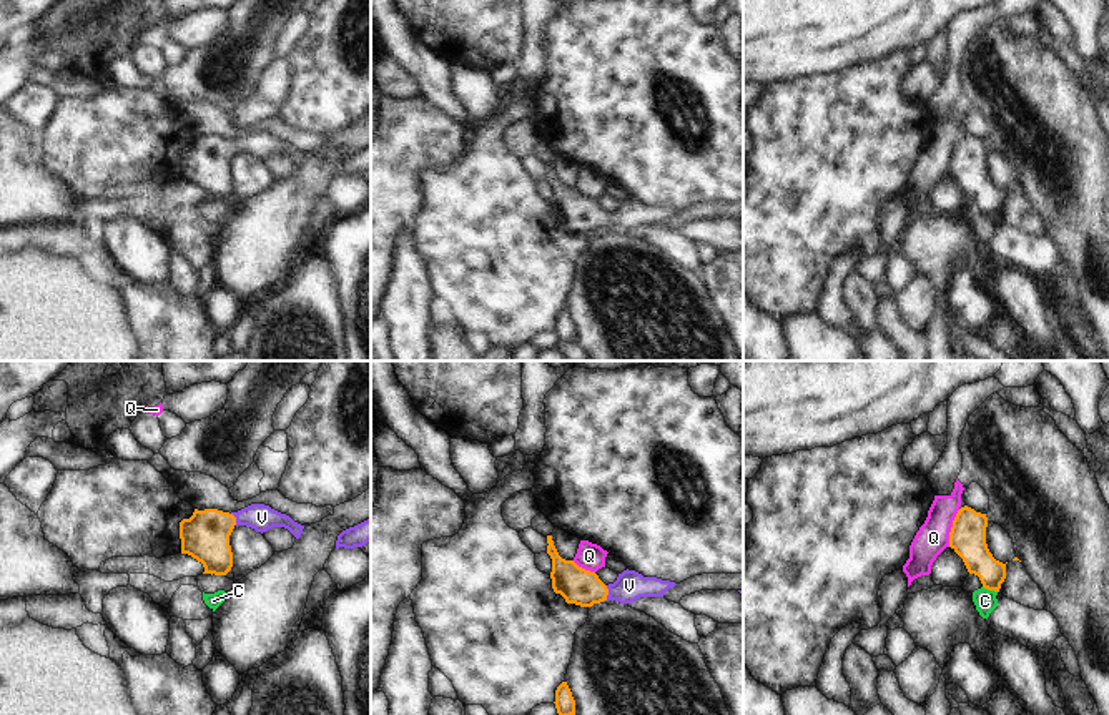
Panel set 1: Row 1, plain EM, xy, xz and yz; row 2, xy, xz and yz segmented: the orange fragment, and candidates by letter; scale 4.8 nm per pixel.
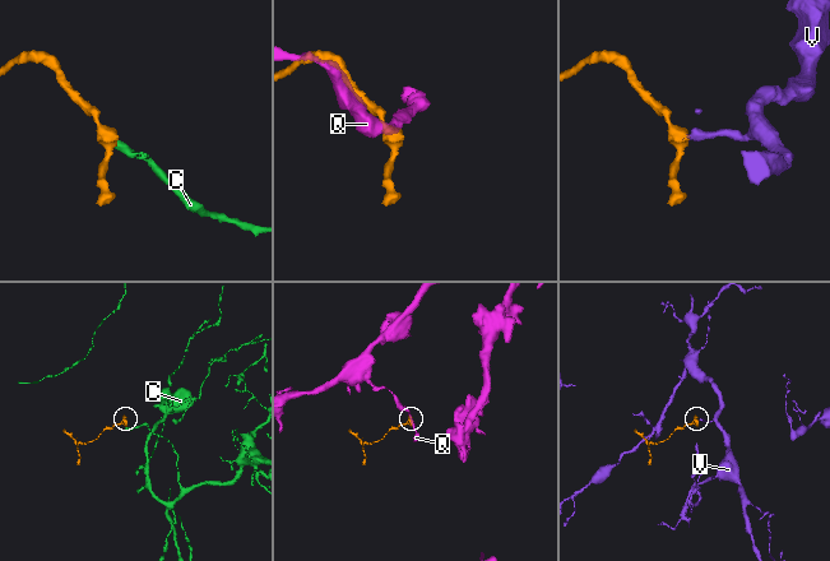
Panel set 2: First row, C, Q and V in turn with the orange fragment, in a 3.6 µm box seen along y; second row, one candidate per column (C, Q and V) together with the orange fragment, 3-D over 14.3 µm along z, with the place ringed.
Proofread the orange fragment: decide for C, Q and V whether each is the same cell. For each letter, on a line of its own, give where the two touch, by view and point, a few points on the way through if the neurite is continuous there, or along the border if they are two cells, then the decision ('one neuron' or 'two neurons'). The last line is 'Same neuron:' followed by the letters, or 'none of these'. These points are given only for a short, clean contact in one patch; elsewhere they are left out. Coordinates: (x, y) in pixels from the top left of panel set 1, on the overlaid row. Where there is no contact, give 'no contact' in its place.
C: contact yz (990, 589); border yz (983, 586), (996, 592); two neurons
Q: contact yz (951, 527); border yz (960, 509), (953, 521), (948, 546); two neurons
V: contact xz (607, 592); way xz (577, 586), (607, 592), (624, 591), (629, 586); one neuron
Same neuron: V

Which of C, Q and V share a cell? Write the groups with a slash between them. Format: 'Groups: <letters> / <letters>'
Groups: C / Q / V

